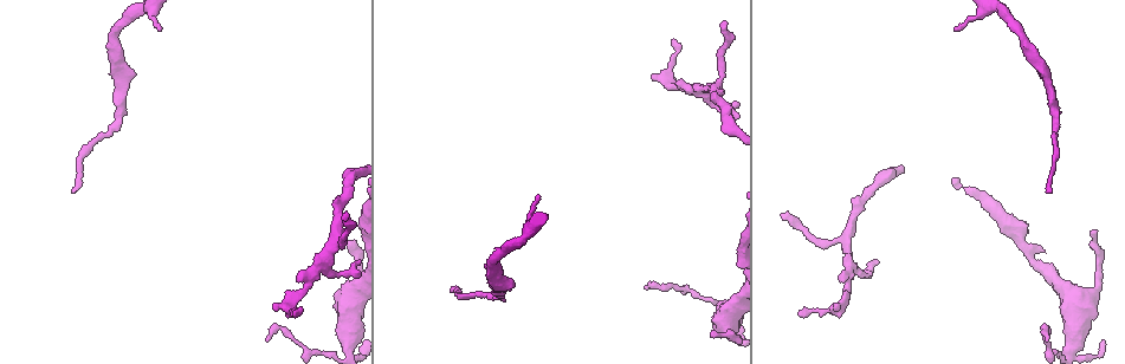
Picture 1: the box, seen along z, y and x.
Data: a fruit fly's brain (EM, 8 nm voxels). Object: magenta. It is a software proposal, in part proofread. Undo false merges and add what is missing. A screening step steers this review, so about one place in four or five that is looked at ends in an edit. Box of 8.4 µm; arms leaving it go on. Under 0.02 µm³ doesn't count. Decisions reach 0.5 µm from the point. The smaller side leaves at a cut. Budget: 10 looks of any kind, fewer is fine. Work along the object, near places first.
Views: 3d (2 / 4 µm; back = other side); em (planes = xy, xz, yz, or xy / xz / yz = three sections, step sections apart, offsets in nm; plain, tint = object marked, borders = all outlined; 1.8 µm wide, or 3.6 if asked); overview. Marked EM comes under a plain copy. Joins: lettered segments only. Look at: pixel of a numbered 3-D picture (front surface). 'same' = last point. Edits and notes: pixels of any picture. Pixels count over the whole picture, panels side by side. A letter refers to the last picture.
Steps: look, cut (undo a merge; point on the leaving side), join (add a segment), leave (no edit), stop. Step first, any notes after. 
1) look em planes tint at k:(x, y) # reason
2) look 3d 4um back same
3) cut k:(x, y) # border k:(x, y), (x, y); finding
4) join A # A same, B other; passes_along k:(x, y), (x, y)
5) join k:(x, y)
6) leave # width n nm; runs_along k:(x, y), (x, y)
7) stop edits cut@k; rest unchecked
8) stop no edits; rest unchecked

look em xz step 4 tint at 1:(1048, 192) # thin end

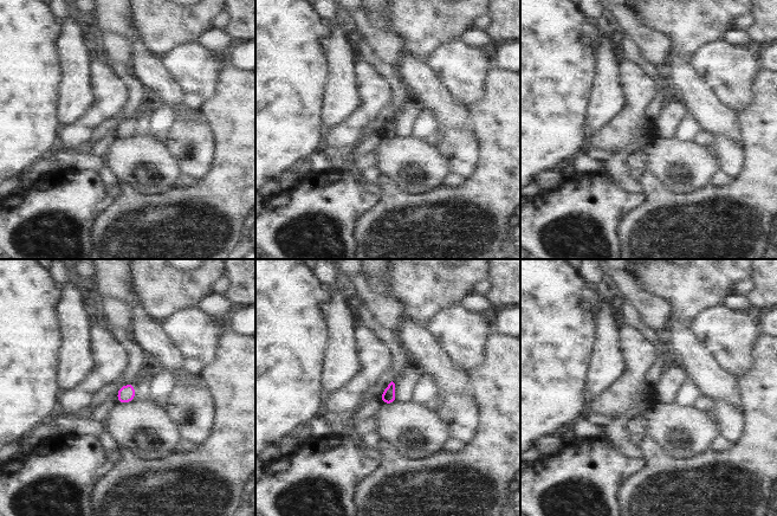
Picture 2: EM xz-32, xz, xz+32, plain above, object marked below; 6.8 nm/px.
look em planes borders same

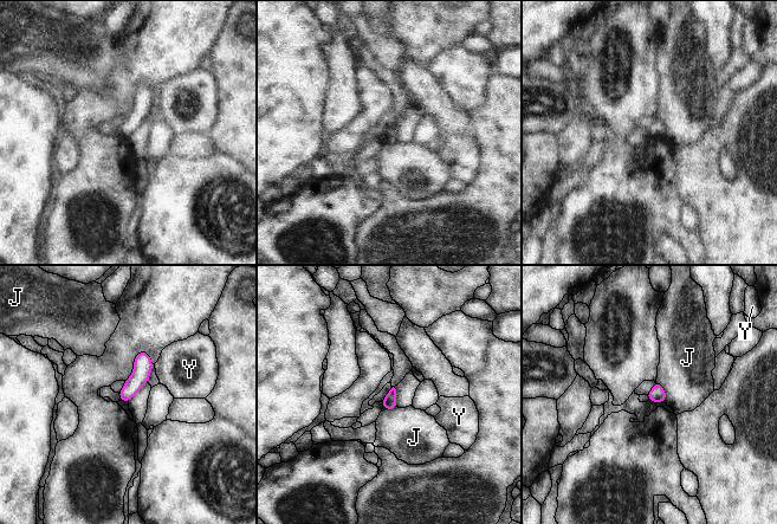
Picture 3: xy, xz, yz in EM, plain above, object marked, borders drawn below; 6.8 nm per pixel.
leave # J other, Y other; no lettered segment goes on from it

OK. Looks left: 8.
look em planes tint at 1:(294, 310) # free end

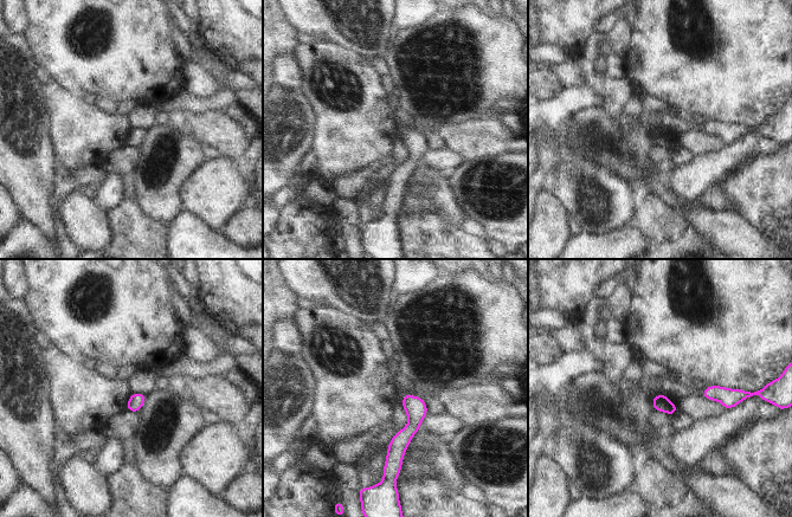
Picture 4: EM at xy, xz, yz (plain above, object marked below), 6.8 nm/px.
look em planes borders same # what lies round it

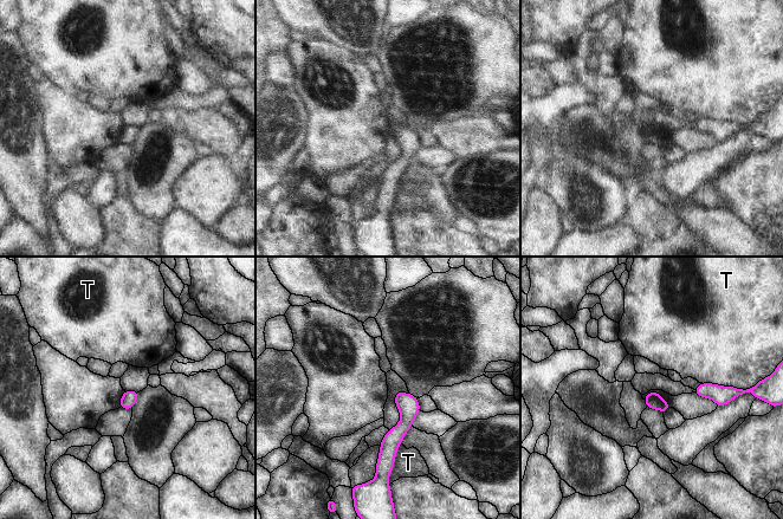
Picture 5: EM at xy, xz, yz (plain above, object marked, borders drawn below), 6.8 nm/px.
leave # width 100 nm; T other; border 5:(701, 382), (732, 385), (735, 388); none of them fits

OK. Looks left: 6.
look 3d 4um at 1:(1046, 342) # thin end

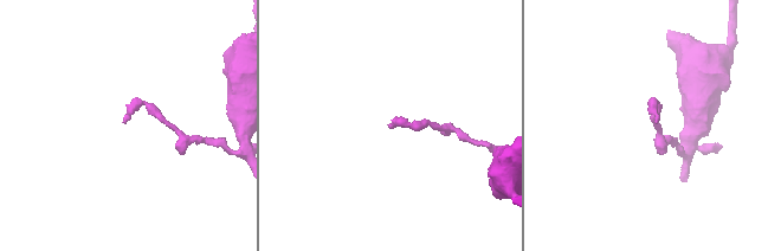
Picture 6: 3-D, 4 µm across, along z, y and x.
look em planes borders at 6:(656, 121) # need the tissue

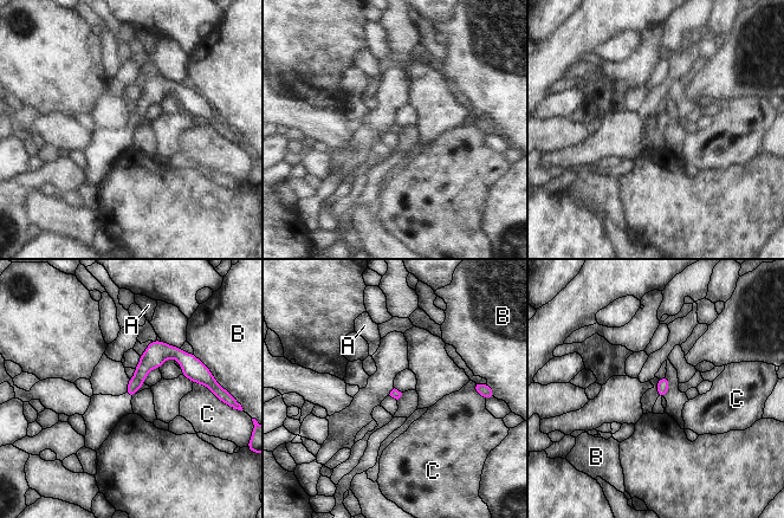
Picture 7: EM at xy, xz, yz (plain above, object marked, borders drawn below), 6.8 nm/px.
leave # A other, B other, C other; none of them fits

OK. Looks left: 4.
look 3d 2um back at 1:(1090, 230)

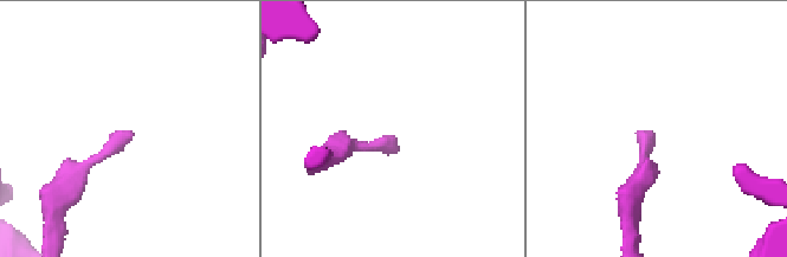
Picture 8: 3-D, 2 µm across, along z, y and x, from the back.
look em planes borders at 8:(397, 137) # shape alone is not enough

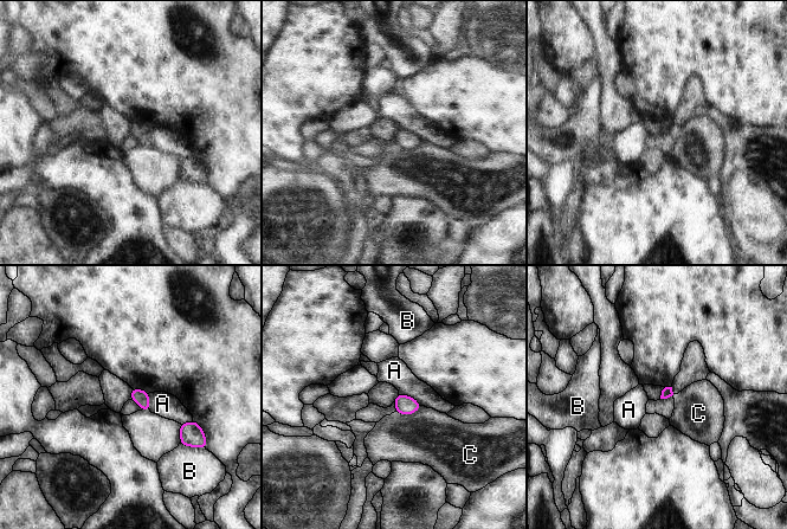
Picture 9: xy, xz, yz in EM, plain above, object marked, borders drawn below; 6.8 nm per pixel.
leave # longest_contact C 200 nm; A other, B other, C other; no lettered segment goes on from it

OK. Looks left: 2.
stop no edits; rest unchecked

